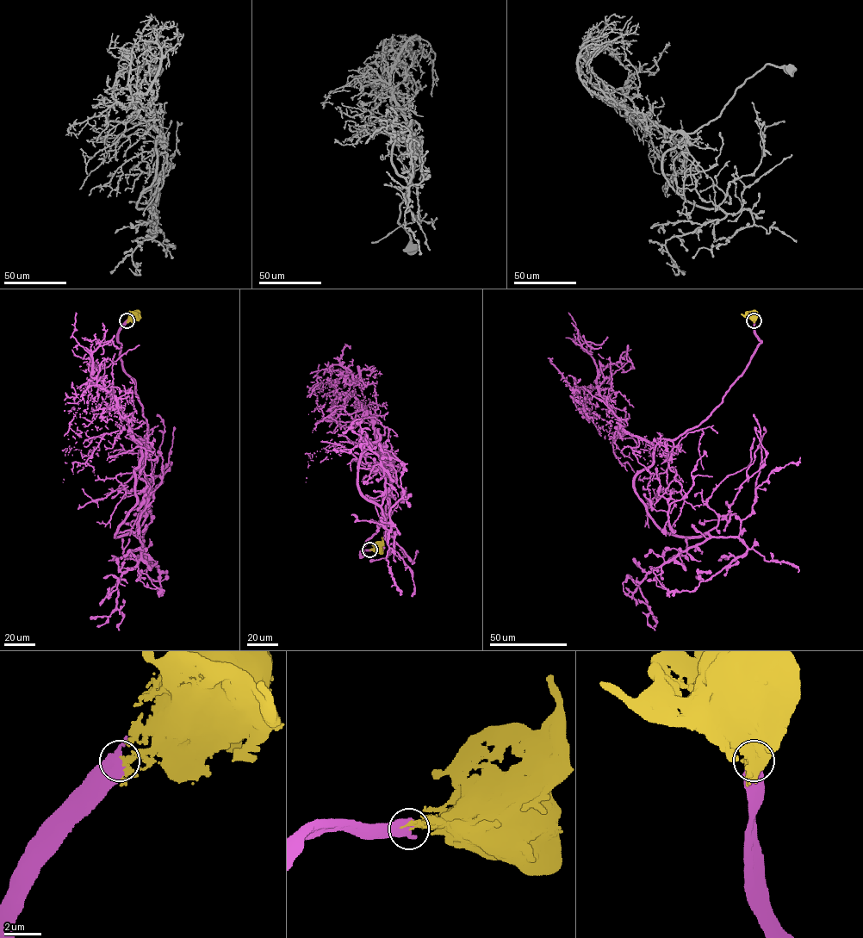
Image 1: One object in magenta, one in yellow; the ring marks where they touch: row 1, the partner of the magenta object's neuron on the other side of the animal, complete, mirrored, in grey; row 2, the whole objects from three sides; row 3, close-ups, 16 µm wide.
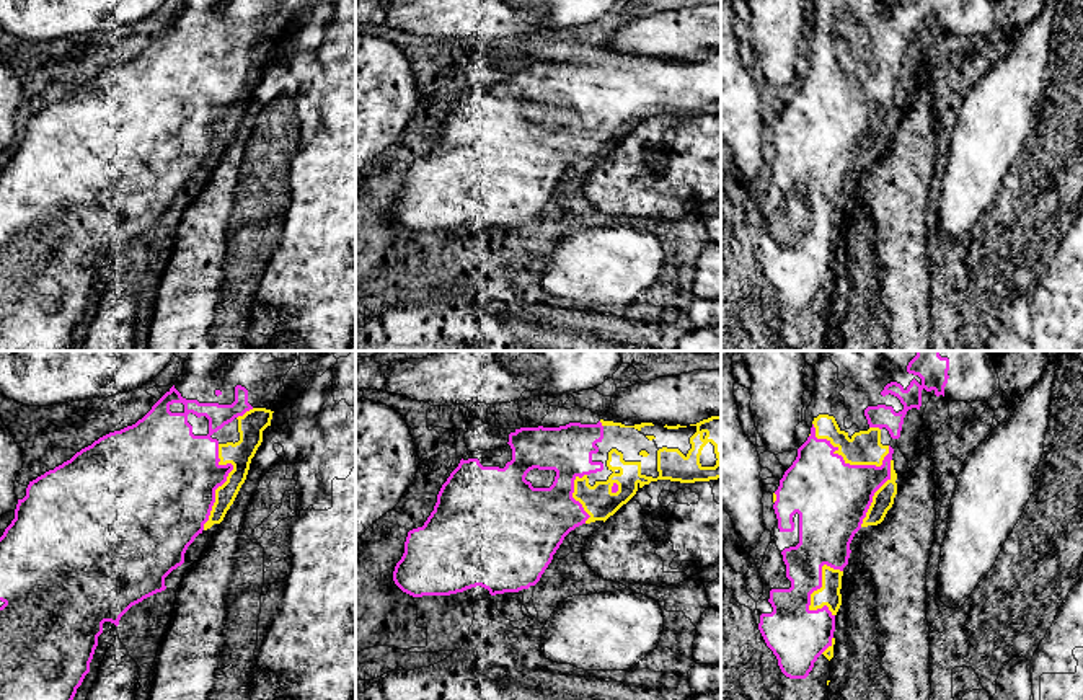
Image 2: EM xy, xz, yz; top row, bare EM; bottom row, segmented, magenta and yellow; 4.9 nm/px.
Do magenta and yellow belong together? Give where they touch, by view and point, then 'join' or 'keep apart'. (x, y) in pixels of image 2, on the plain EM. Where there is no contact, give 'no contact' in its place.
yz (847, 98) | keep apart

